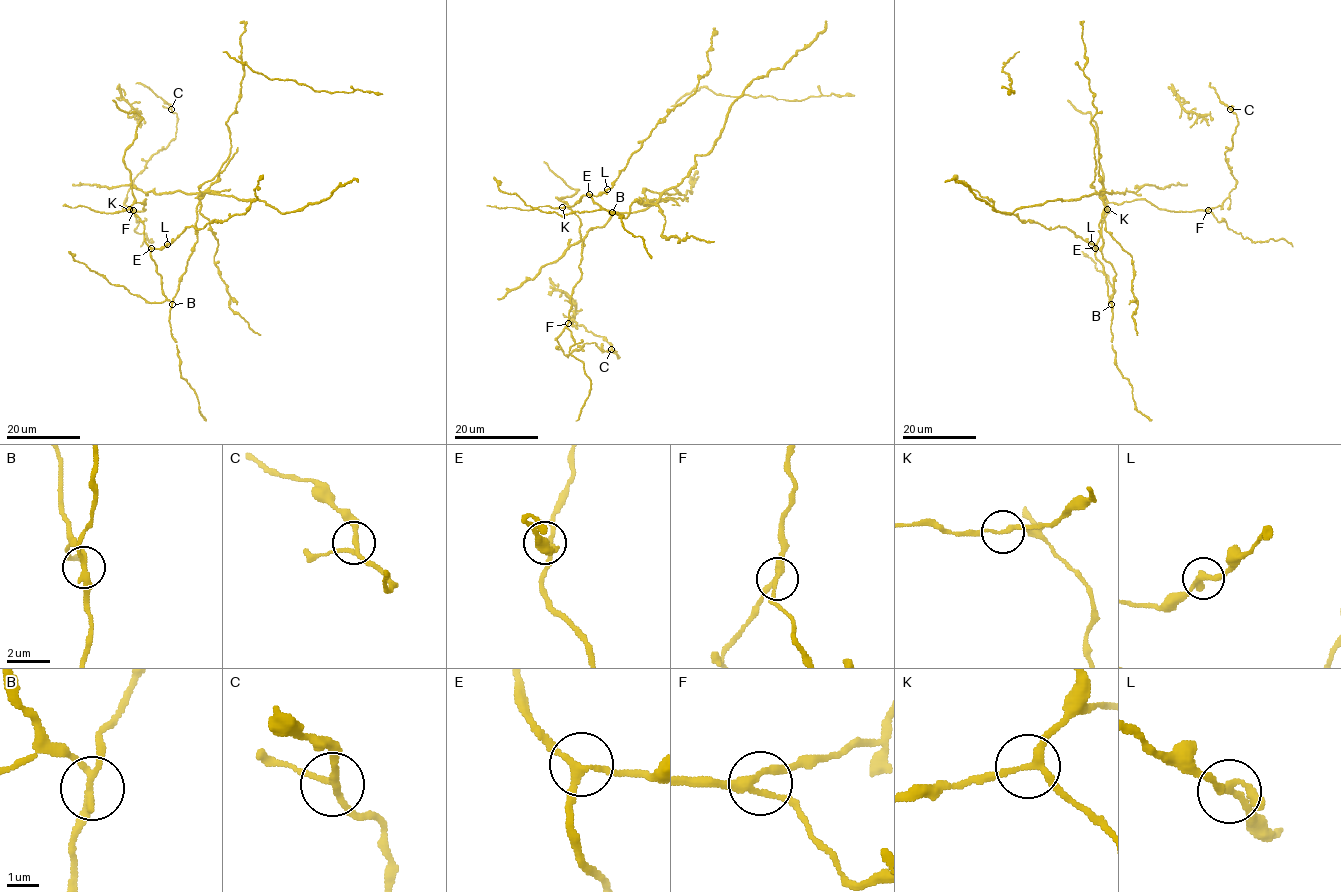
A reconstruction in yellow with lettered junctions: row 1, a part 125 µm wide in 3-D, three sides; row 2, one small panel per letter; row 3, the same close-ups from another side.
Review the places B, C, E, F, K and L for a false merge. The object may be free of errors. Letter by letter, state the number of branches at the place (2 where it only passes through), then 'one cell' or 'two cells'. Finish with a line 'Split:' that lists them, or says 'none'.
B: 3 branches meet; two cells
C: 3 branches meet; one cell
E: 3 branches meet; one cell
F: 3 branches meet; one cell
K: 3 branches meet; one cell
L: 3 branches meet; one cell
Split: B

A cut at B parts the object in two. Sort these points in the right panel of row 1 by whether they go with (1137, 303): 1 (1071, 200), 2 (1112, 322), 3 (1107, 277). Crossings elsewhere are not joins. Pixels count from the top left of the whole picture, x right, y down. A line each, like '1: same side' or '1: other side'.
1: same side
2: other side
3: other side

